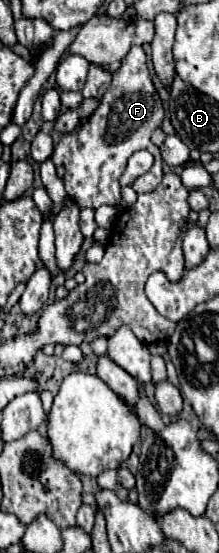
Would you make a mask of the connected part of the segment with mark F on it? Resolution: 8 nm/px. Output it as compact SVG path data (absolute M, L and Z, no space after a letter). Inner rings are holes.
M131 46L127 56L121 60L121 66L113 74L113 82L103 94L99 108L93 112L91 120L83 122L69 134L63 134L51 160L55 166L65 168L65 190L73 202L83 208L97 208L101 204L119 206L121 202L121 186L119 176L127 166L127 158L135 150L149 150L154 156L151 169L137 178L132 187L137 194L153 191L163 178L163 160L157 146L151 142L151 134L161 126L163 106L155 92L155 86L149 78L147 56L141 46Z

